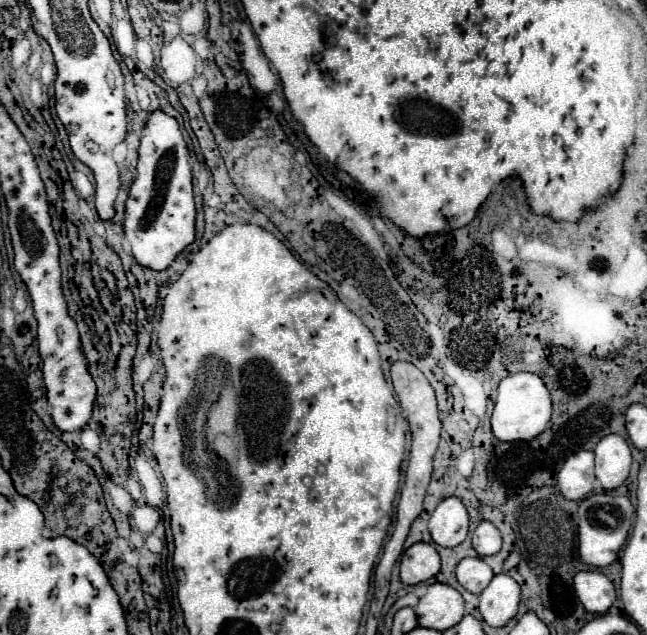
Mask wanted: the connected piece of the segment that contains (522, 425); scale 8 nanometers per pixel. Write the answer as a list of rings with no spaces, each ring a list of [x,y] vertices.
[[[518,372],[514,376],[504,378],[498,386],[498,396],[492,412],[492,434],[500,442],[520,442],[520,440],[530,442],[546,430],[550,414],[552,414],[552,400],[542,378],[530,372]]]

